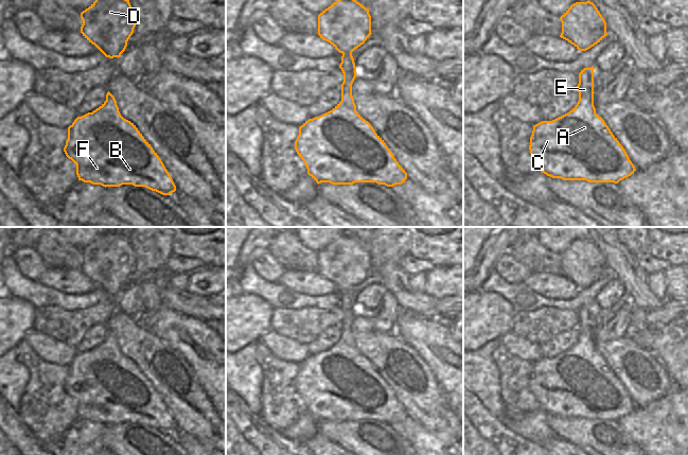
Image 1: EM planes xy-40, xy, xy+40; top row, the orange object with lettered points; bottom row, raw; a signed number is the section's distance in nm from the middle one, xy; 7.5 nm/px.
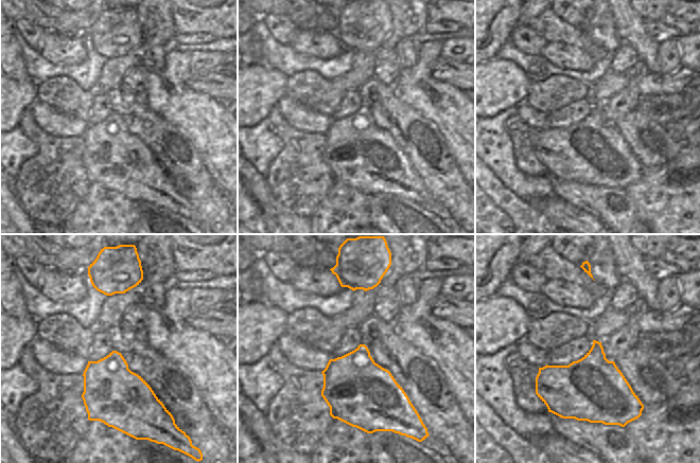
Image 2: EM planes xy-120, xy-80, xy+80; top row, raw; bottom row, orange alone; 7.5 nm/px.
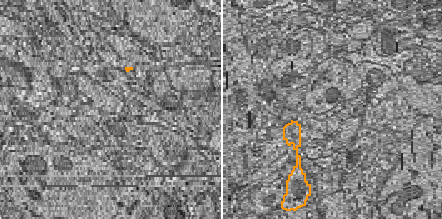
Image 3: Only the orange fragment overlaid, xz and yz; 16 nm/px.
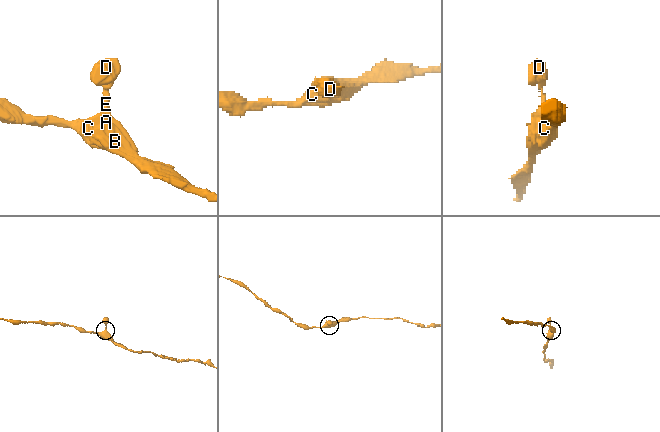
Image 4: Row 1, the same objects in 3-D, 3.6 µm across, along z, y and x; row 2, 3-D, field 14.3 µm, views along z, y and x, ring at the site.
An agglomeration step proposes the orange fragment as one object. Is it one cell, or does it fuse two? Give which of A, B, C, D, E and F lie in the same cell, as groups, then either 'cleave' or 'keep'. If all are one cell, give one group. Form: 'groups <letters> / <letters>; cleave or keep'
groups A B C D E F; keep

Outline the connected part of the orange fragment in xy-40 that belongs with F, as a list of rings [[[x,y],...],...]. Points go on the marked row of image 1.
[[[109,91],[99,108],[77,117],[68,127],[64,152],[76,164],[78,180],[84,182],[105,188],[133,185],[162,195],[176,191],[176,186],[157,153],[136,125],[121,116],[117,101]]]

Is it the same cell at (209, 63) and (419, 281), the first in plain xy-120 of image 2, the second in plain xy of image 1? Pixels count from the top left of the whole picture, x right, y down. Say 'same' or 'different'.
different

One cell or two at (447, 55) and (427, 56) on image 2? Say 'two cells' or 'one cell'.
two cells

